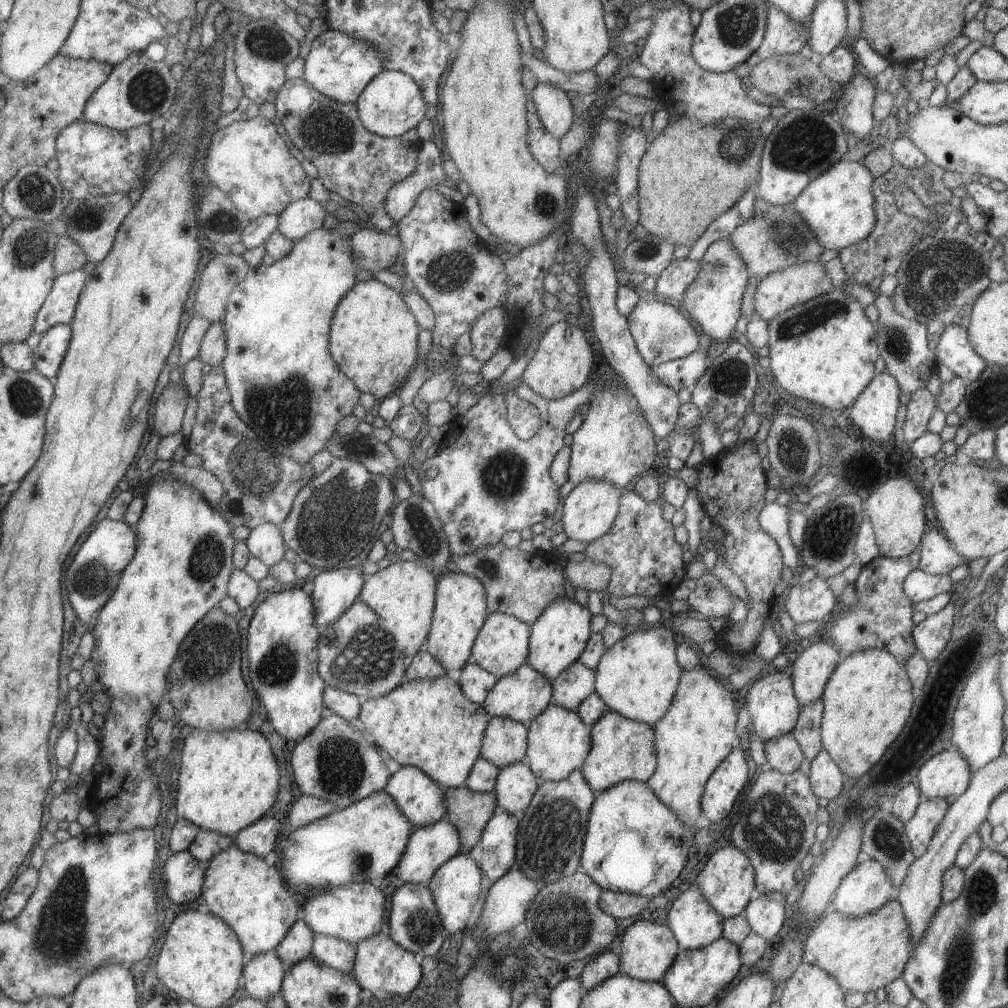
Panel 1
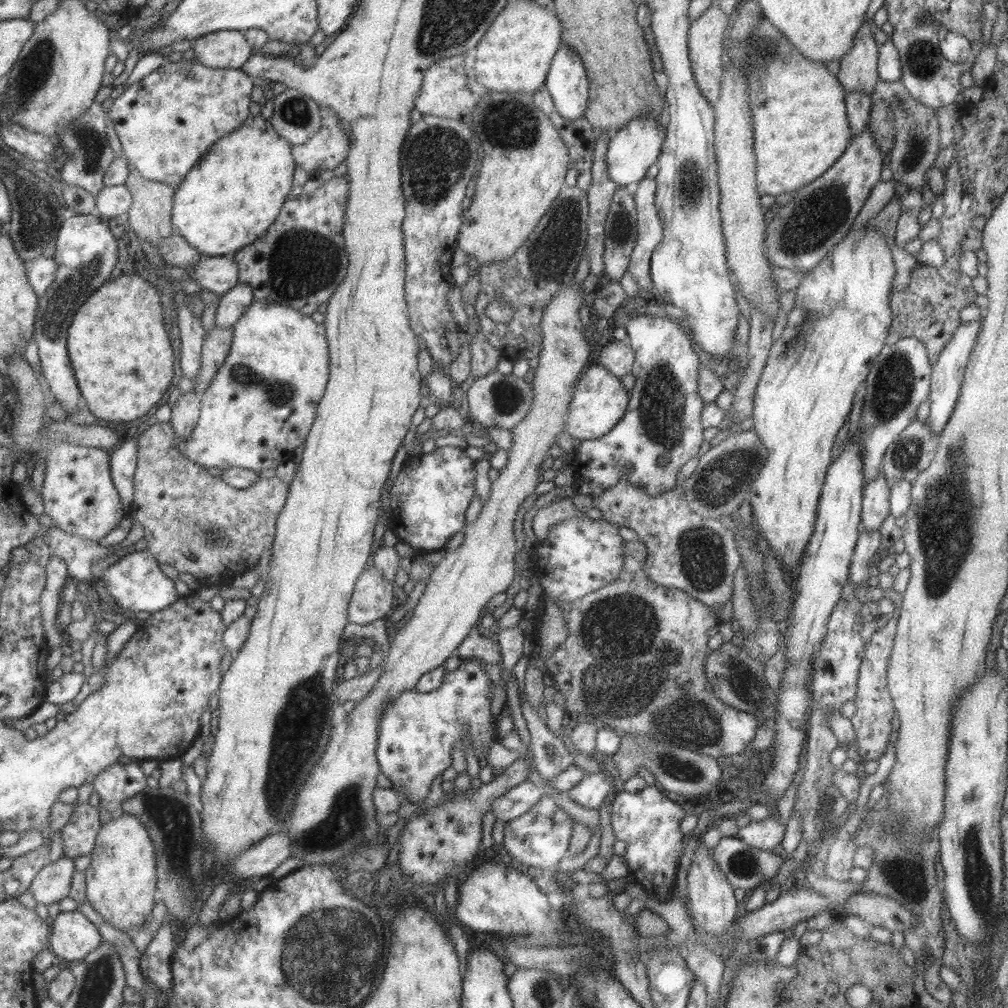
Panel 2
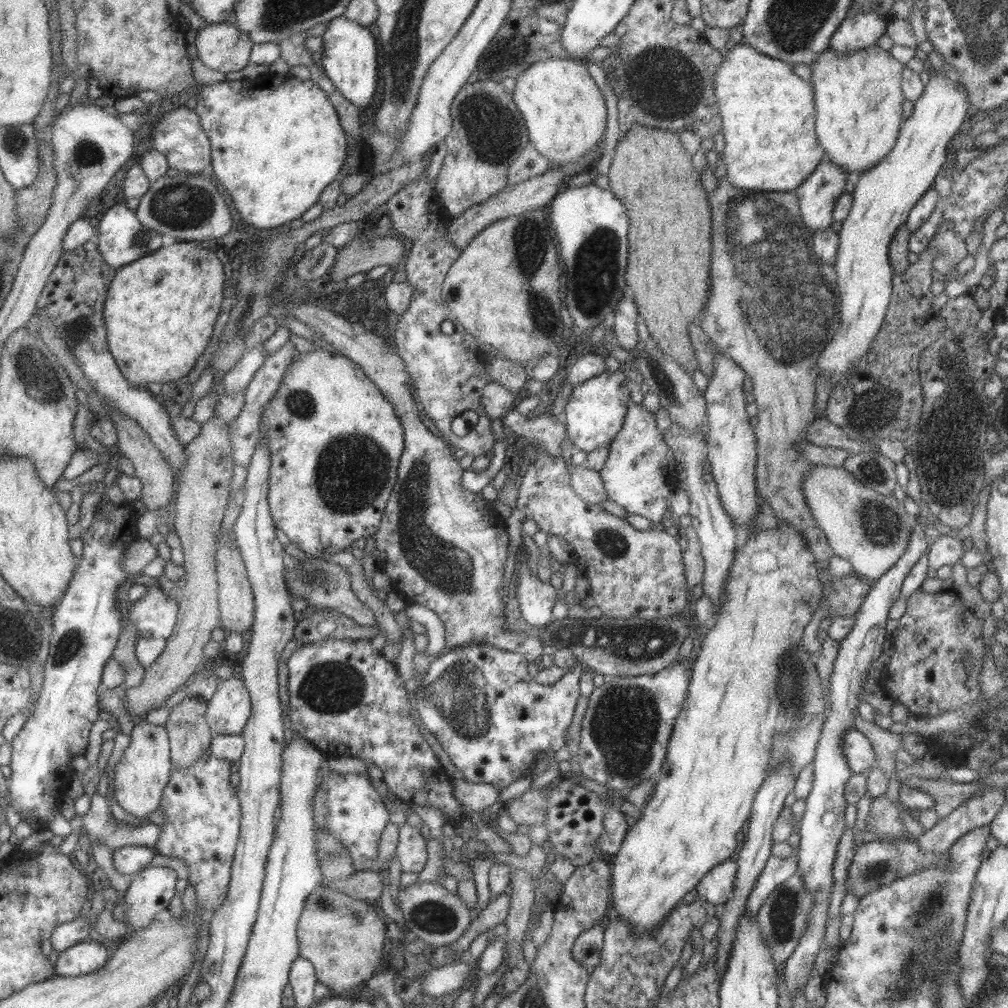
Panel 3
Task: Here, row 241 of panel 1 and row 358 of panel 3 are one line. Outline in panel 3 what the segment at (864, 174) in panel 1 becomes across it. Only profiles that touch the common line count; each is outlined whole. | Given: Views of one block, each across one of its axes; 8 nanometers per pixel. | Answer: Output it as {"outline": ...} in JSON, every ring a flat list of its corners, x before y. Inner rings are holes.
{"outline":[[930,71,930,73,929,82,924,87,923,93,915,100,910,116,899,128,896,146,893,146,888,152,888,156,885,156,880,162,867,170,861,170,854,177,851,206,838,232,837,256,833,264,839,296,839,328,833,333,831,341,826,344,817,357,818,375,829,378,831,384,839,382,847,374,847,368,867,352,867,346,871,344,879,326,883,324,883,314,887,310,892,294,892,281,895,279,893,269,889,264,887,246,889,246,895,230,906,222,911,207,919,200,920,196,933,187,934,178,945,161,945,148,959,130,965,113,971,108,965,90,950,71,945,73,947,78,937,71]]}

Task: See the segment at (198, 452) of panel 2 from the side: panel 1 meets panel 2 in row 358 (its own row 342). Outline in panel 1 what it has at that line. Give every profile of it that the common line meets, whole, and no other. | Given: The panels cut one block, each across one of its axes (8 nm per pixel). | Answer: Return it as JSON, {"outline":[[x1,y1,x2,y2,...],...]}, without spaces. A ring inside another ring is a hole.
{"outline":[[337,225,331,229,325,226,316,228,305,236,296,239,292,244,291,250,283,258,270,265,264,265,261,262,256,267,250,268,247,274,231,289,230,295,227,297,223,318,220,321,226,346,226,353,220,365,227,383,232,407,239,415,239,418,255,434,259,434,263,440,267,440,271,444,271,448,279,450,282,456,290,456,300,463,309,462,317,451,324,448,325,441,336,430,337,421,343,416,351,414,353,407,358,403,357,399,360,394,355,385,338,369,328,349,328,334,334,310,342,296,356,283,355,274,357,274,359,269,352,255,351,235,341,234,336,228]]}

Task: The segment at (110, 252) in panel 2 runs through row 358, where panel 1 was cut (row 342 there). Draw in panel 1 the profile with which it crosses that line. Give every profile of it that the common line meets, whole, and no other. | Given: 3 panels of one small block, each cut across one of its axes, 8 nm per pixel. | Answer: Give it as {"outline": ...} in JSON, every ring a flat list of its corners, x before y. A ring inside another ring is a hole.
{"outline":[[56,324,48,328,41,336,34,353,34,367,50,380,56,378,63,356,65,356,71,329,69,325]]}

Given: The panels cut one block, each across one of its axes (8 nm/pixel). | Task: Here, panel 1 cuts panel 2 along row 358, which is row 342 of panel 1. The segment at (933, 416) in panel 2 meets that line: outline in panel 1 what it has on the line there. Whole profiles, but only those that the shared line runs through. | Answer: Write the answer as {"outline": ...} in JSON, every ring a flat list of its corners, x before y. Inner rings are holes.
{"outline":[[948,324,939,335,934,357,954,376,971,382,980,375,986,362,971,348,966,332,963,326]]}

